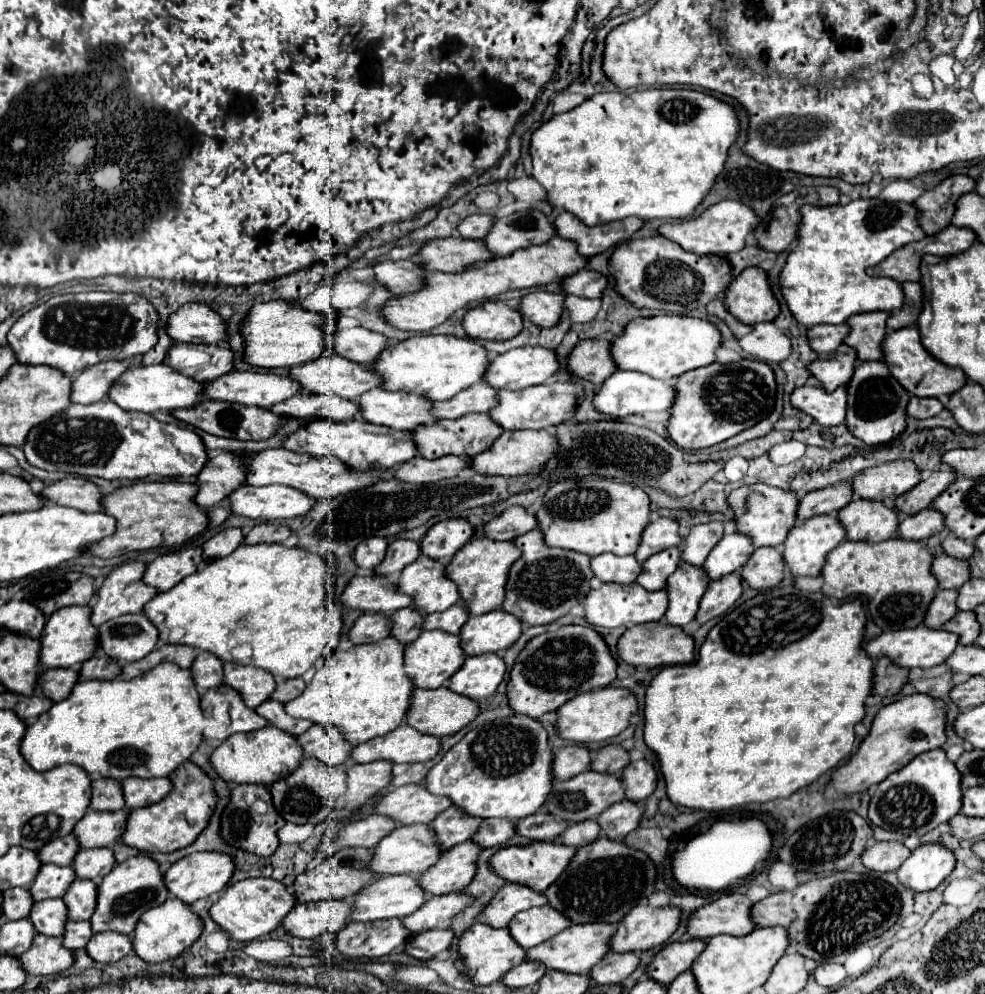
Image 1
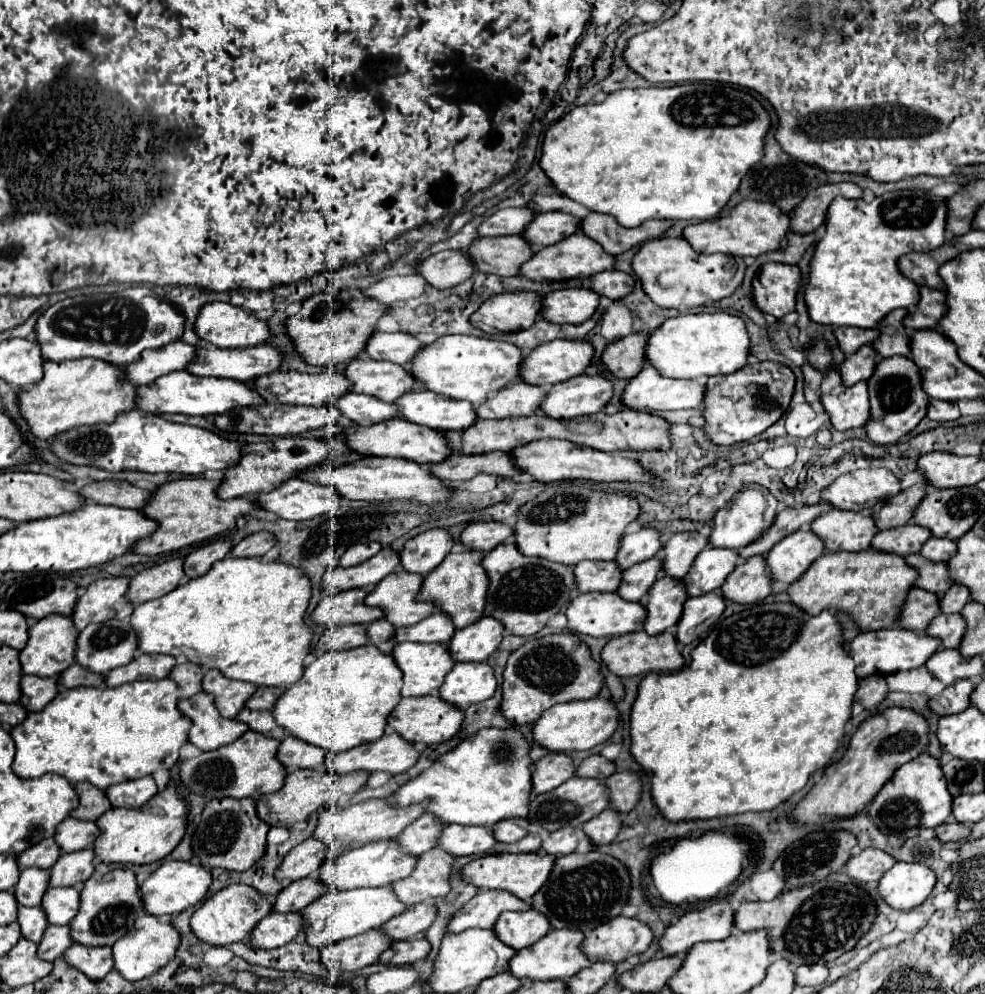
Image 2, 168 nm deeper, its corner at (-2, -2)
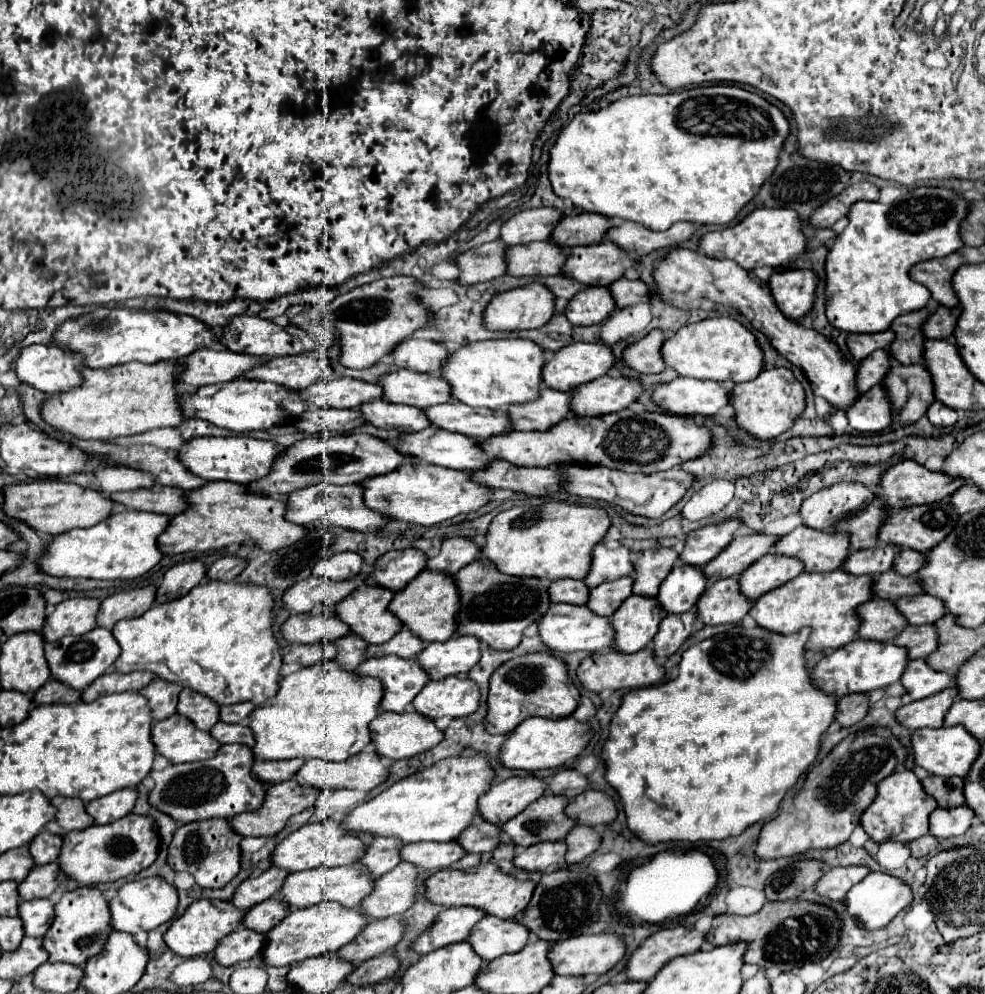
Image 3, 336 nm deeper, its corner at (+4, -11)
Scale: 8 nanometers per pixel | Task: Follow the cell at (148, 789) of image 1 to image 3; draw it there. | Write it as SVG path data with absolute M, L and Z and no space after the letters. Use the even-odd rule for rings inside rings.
M120 789L116 793L110 793L106 797L94 799L86 803L86 813L94 819L96 825L112 823L132 811L136 803L136 791L134 789Z

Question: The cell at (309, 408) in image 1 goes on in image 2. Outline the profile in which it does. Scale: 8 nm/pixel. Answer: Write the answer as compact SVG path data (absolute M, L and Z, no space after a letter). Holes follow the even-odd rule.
M352 392L332 400L332 404L336 404L342 416L346 416L348 420L356 424L362 424L362 422L374 424L374 422L382 422L396 416L394 404L386 404L382 400L374 400L372 396L358 396Z

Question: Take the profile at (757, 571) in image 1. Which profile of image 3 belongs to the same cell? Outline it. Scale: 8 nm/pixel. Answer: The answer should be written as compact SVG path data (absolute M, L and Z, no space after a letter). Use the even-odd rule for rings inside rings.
M730 577L706 587L696 603L696 613L704 625L728 625L740 623L750 607L752 601L744 599L738 581Z

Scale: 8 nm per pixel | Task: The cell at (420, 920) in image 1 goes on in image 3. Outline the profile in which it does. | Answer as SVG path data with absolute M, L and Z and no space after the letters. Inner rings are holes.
M388 917L388 919L370 919L362 933L356 935L344 949L336 951L336 957L350 961L352 965L358 965L360 961L372 959L376 955L382 955L390 947L394 947L404 933L404 925L400 917Z

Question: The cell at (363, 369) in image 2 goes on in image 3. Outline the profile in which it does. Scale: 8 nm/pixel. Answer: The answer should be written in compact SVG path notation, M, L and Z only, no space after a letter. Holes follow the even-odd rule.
M400 369L380 377L378 383L384 385L384 397L390 403L404 403L418 409L428 409L454 399L450 383L444 377L430 373Z

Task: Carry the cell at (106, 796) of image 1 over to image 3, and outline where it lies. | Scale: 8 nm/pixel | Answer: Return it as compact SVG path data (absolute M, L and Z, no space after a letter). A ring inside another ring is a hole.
M54 797L50 799L52 807L56 809L56 817L46 825L46 831L54 835L66 835L72 829L60 829L60 827L90 827L92 817L84 813L84 803L80 799L70 797Z

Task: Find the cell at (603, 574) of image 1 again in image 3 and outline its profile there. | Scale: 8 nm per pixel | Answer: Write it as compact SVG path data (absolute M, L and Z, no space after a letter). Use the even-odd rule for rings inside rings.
M560 579L552 581L548 587L548 595L552 603L570 603L570 605L584 605L588 599L588 587L584 581L572 581L572 579Z

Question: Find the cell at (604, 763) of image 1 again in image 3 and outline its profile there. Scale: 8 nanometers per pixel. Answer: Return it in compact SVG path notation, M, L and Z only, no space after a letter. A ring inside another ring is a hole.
M562 769L556 775L552 775L552 779L548 779L544 795L560 795L560 797L570 799L586 791L588 785L590 785L588 779L576 769Z

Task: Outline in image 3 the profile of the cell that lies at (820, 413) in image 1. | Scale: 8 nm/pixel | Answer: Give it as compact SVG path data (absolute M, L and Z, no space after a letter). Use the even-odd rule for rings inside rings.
M884 385L872 387L868 393L860 395L860 401L846 409L850 427L862 433L878 433L892 425L892 407L888 399L888 389Z

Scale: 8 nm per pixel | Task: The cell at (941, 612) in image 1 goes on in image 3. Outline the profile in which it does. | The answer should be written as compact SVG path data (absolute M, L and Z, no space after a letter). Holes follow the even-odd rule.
M872 597L870 601L862 603L856 607L856 617L860 619L858 627L858 637L860 639L870 639L870 641L880 641L888 643L904 625L904 617L896 613L896 607L892 601Z

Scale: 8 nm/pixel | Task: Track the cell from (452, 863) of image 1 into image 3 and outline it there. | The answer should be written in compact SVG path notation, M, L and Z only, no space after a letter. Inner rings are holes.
M400 863L392 871L378 877L372 893L362 899L362 913L370 919L384 919L404 913L414 903L416 873L418 869L412 869L412 865Z

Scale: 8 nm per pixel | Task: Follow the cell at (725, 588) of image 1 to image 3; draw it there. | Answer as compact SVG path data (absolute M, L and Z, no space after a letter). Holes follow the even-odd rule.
M696 611L666 615L660 623L656 637L652 639L652 651L656 659L666 659L680 649L680 645L690 637L692 623L696 621Z

